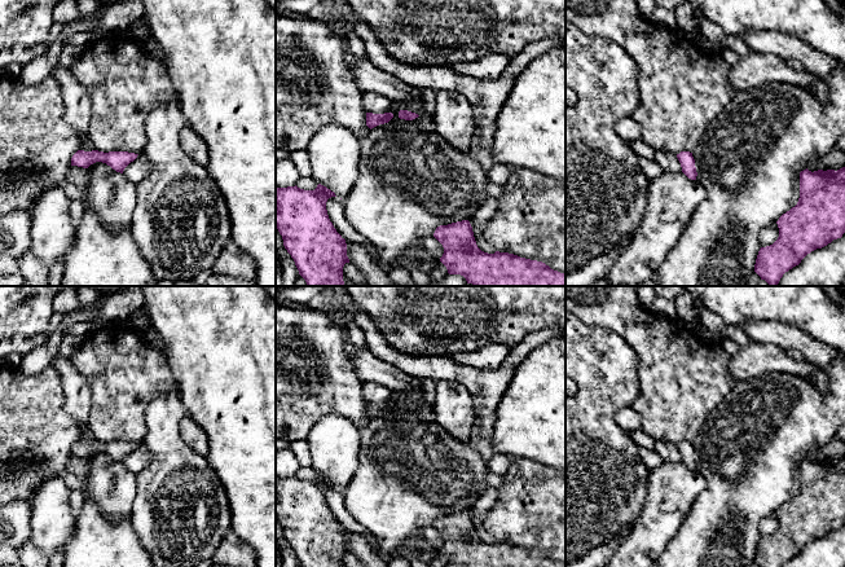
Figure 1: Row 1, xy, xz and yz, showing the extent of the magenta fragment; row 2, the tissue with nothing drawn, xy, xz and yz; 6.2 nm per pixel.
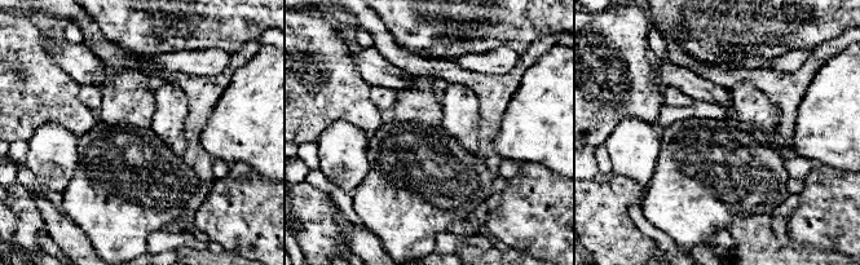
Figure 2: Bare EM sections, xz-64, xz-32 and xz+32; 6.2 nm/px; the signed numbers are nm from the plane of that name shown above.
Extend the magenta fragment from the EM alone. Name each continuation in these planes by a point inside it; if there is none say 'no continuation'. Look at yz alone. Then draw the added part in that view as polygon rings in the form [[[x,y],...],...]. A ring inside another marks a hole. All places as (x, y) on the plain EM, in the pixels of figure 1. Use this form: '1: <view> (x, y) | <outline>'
no continuation

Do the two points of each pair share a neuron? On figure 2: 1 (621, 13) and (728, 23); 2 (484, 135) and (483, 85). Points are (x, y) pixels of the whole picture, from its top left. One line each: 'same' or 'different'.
1: different
2: same

